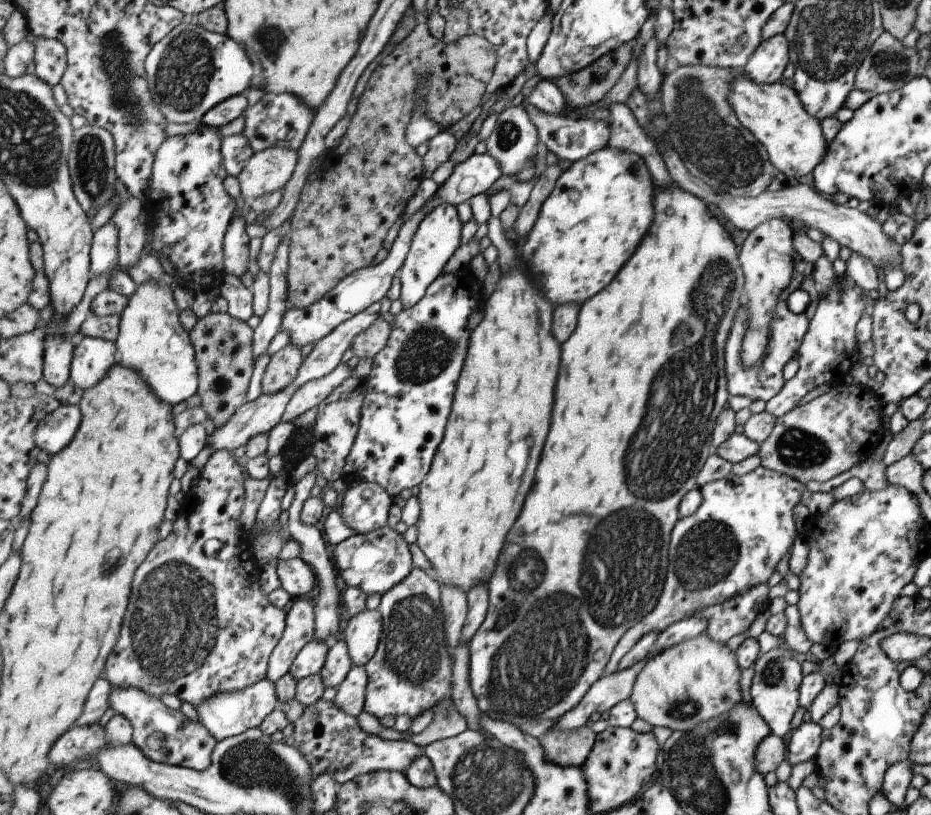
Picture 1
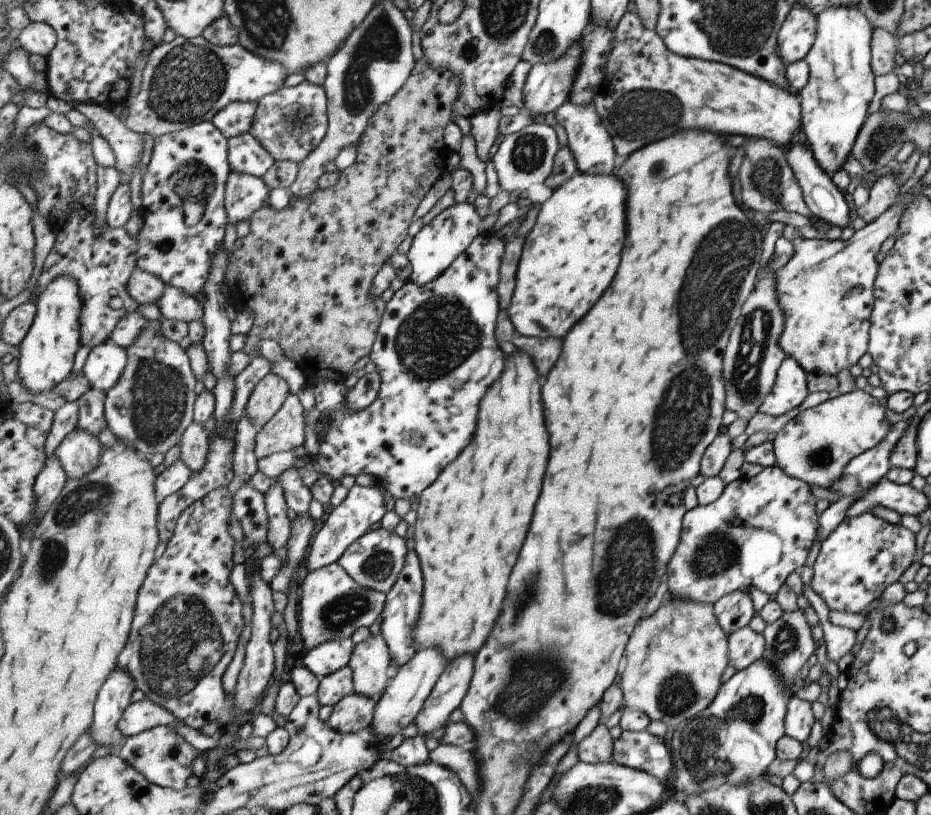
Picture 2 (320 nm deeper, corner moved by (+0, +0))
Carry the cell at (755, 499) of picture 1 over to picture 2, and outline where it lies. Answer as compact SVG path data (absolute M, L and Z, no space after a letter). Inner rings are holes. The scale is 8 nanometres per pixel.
M776 465L763 467L761 472L750 478L730 482L715 502L700 504L684 516L683 536L668 564L669 590L666 596L715 605L726 594L734 590L748 592L750 586L769 596L775 595L783 580L803 566L816 538L818 514L814 509L815 503L816 498L806 482L785 474Z

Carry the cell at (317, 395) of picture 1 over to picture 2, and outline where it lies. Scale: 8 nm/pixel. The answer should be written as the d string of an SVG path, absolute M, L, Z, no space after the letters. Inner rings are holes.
M290 394L280 412L257 433L257 458L261 460L277 453L292 451L305 444L305 412L299 396Z

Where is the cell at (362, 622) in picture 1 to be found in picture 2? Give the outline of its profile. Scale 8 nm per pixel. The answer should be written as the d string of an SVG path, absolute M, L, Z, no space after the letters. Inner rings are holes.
M383 636L356 644L349 664L354 672L354 692L379 698L392 678L391 661L390 646Z

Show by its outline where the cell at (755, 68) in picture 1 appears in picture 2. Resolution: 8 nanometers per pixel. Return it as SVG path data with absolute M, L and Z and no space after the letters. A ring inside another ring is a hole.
M793 5L778 34L778 55L786 64L801 60L812 47L816 35L816 16L809 7Z

